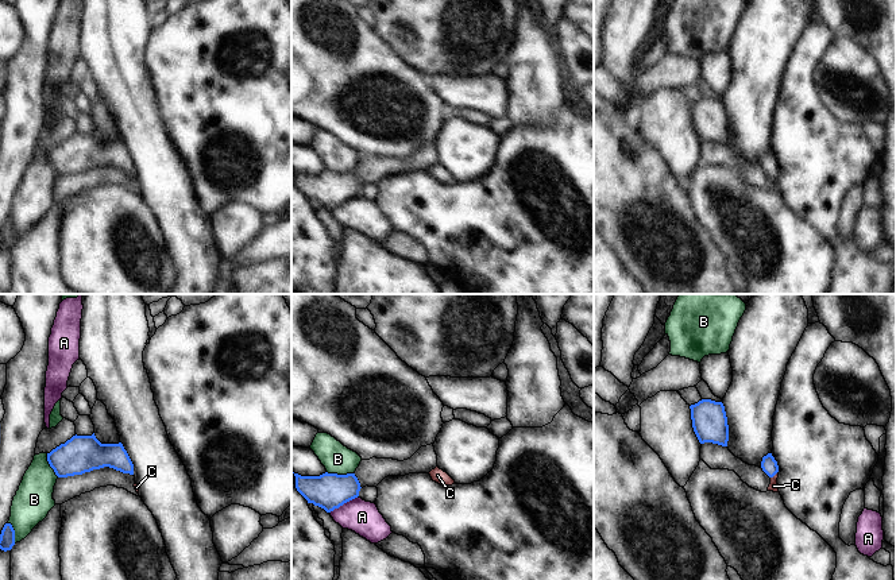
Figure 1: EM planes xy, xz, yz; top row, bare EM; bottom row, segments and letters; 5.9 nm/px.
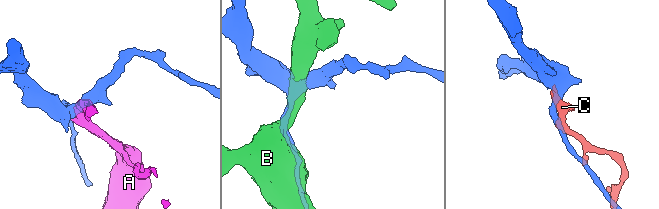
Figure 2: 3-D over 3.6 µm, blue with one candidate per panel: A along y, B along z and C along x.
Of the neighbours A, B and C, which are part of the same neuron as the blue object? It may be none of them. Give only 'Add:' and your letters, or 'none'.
Add: C.

